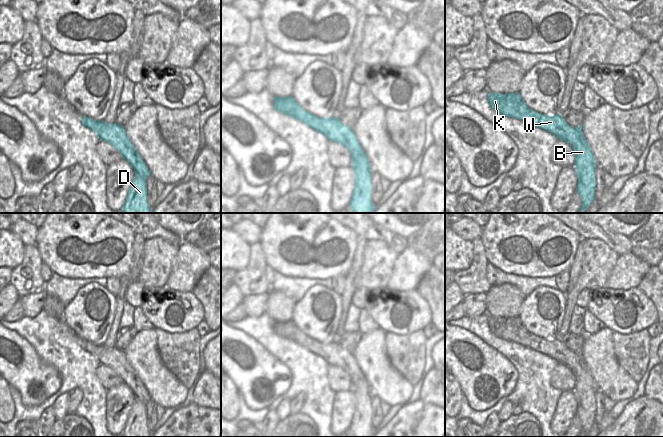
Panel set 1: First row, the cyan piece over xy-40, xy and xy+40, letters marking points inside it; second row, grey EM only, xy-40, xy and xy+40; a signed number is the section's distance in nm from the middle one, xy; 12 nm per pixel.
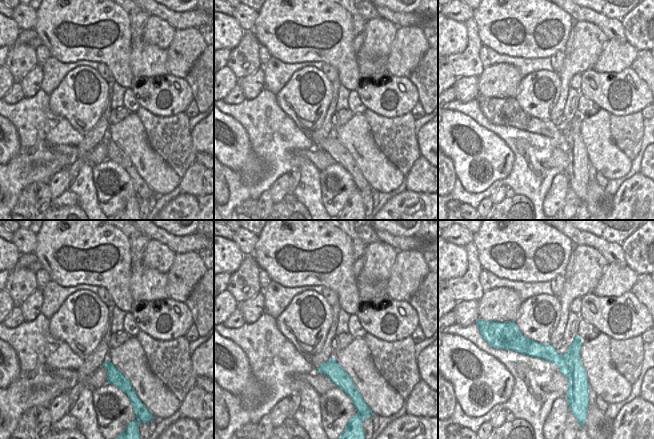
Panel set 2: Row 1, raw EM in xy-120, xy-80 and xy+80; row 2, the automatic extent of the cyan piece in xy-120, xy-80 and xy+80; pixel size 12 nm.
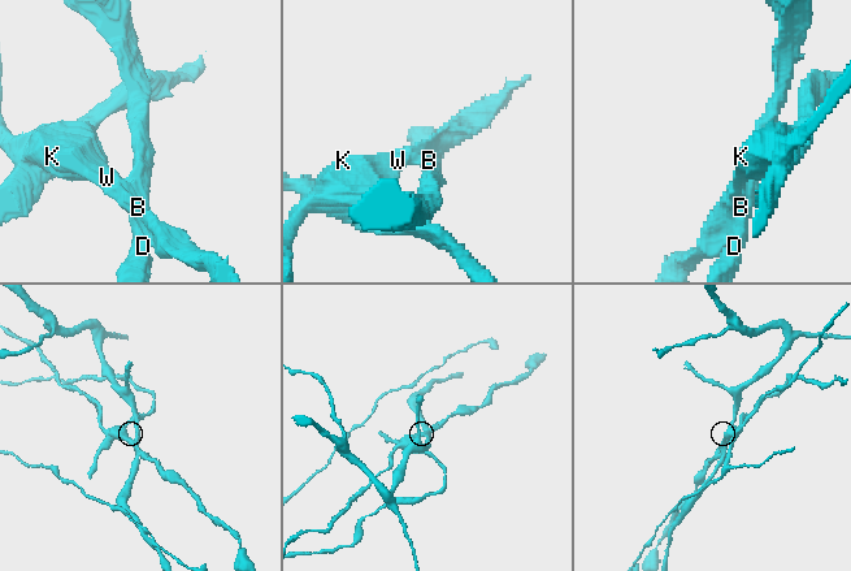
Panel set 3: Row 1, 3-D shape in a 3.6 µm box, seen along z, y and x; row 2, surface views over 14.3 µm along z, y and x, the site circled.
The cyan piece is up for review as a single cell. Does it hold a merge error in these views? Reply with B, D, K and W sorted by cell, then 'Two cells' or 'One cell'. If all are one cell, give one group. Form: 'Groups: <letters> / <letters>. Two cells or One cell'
Groups: B D / K W. Two cells.

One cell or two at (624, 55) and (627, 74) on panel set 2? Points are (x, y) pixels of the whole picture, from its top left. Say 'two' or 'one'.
two

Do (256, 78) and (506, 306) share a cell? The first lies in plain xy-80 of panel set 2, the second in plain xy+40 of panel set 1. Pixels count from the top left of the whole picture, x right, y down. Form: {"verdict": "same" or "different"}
{"verdict": "different"}

